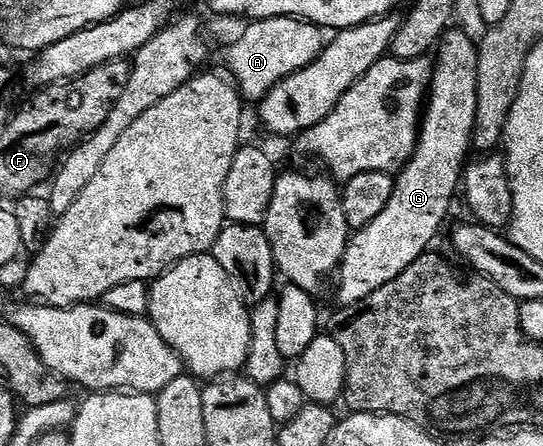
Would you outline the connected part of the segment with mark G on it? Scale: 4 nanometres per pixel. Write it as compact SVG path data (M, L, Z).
M451 28L443 34L442 39L438 41L436 53L433 55L434 74L430 78L430 89L428 97L424 102L422 111L422 121L418 128L418 143L414 149L414 155L410 158L405 166L397 171L394 178L394 191L392 192L392 200L388 200L388 208L384 208L384 212L380 212L380 216L376 216L376 220L372 220L372 224L368 224L363 230L353 231L352 237L346 244L346 251L342 257L342 264L336 271L336 282L338 278L338 306L345 308L347 306L356 306L363 302L368 296L372 296L372 292L376 292L376 288L384 288L384 284L388 284L392 280L396 280L396 276L400 276L400 272L404 272L404 268L408 268L415 262L421 254L427 253L431 249L430 246L434 242L434 237L442 230L442 225L446 222L446 217L450 214L450 205L454 202L454 193L459 193L460 183L464 177L464 171L468 165L468 159L472 154L472 143L474 141L474 125L476 124L476 68L478 67L478 48L475 39L470 39L462 30Z

